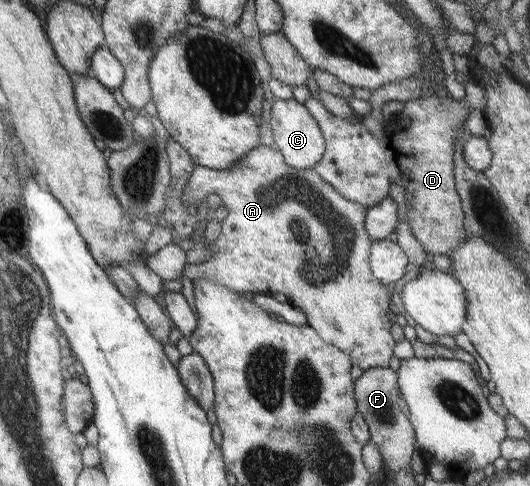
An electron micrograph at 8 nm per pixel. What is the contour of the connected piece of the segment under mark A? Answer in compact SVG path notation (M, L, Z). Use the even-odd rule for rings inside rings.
M262 144L221 171L194 166L180 197L182 206L198 204L209 193L220 197L228 214L221 221L220 235L211 247L214 254L200 264L186 264L183 267L184 277L190 280L204 277L240 293L282 293L287 302L304 312L306 323L322 341L346 353L352 366L362 371L388 368L395 346L390 336L391 323L386 316L391 300L390 286L380 283L370 271L372 239L363 227L367 209L364 205L344 199L312 168L293 169L285 165L276 149Z

